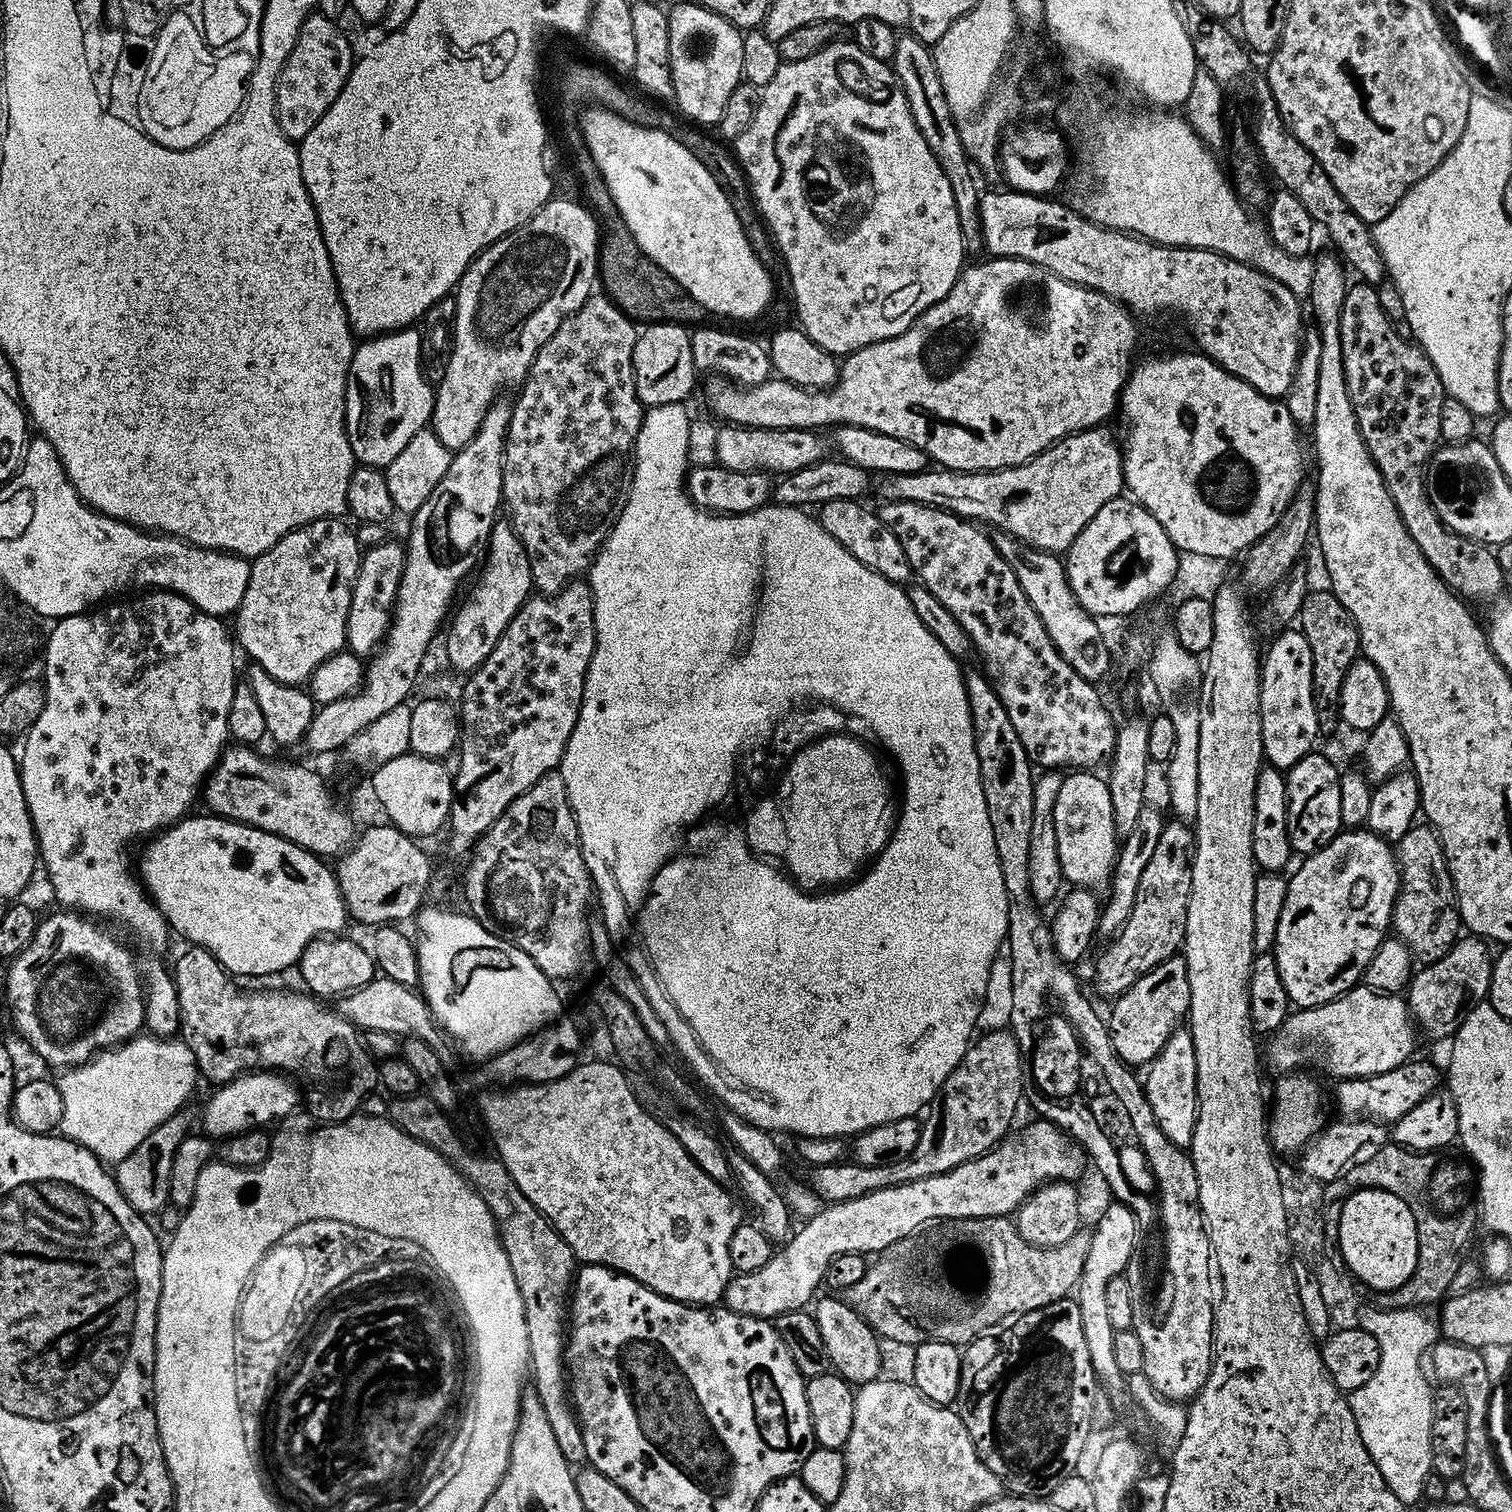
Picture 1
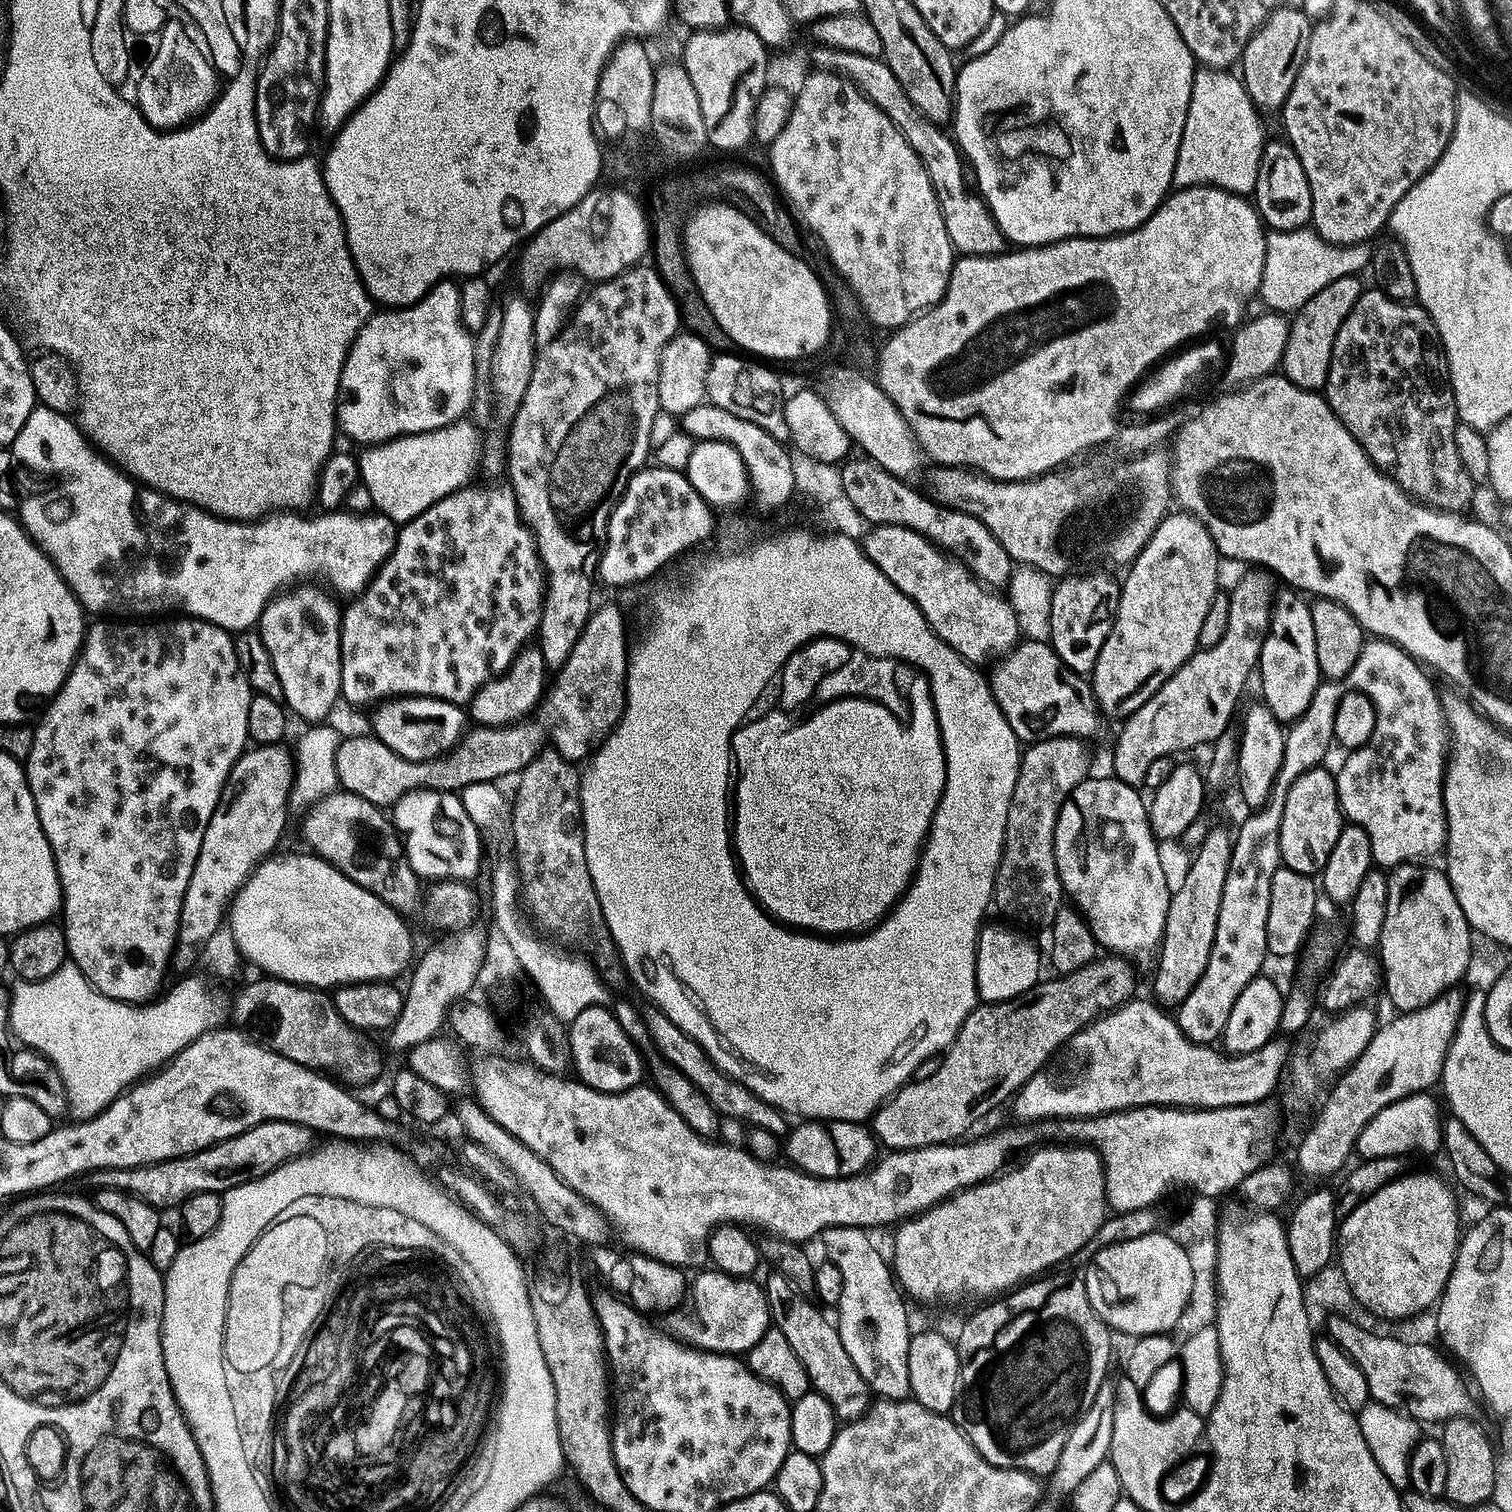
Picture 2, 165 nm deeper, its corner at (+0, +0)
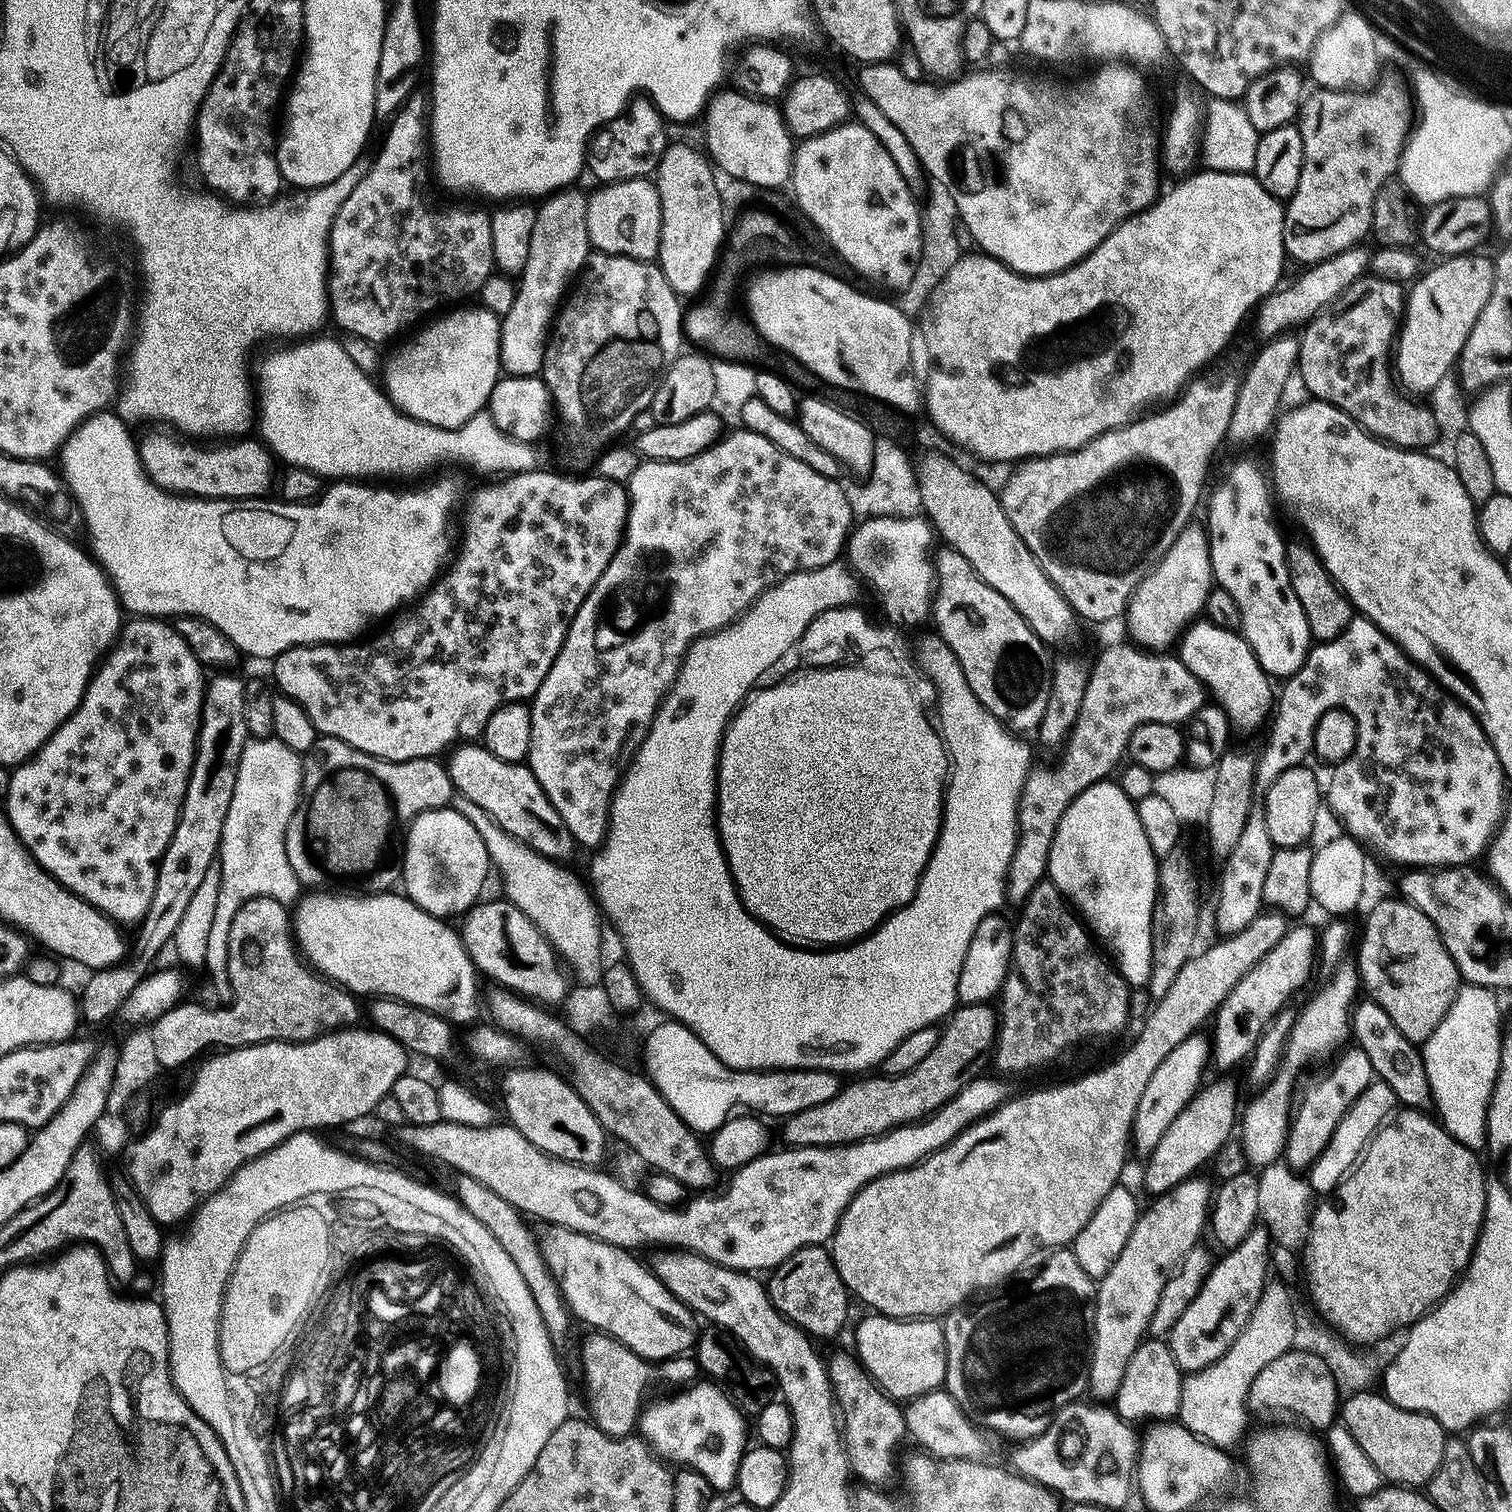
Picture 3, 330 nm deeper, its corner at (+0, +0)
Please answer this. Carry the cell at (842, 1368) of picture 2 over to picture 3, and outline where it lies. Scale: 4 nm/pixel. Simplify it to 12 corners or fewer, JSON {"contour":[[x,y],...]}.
{"contour":[[851,1353],[829,1363],[853,1475],[885,1489],[903,1407]]}

